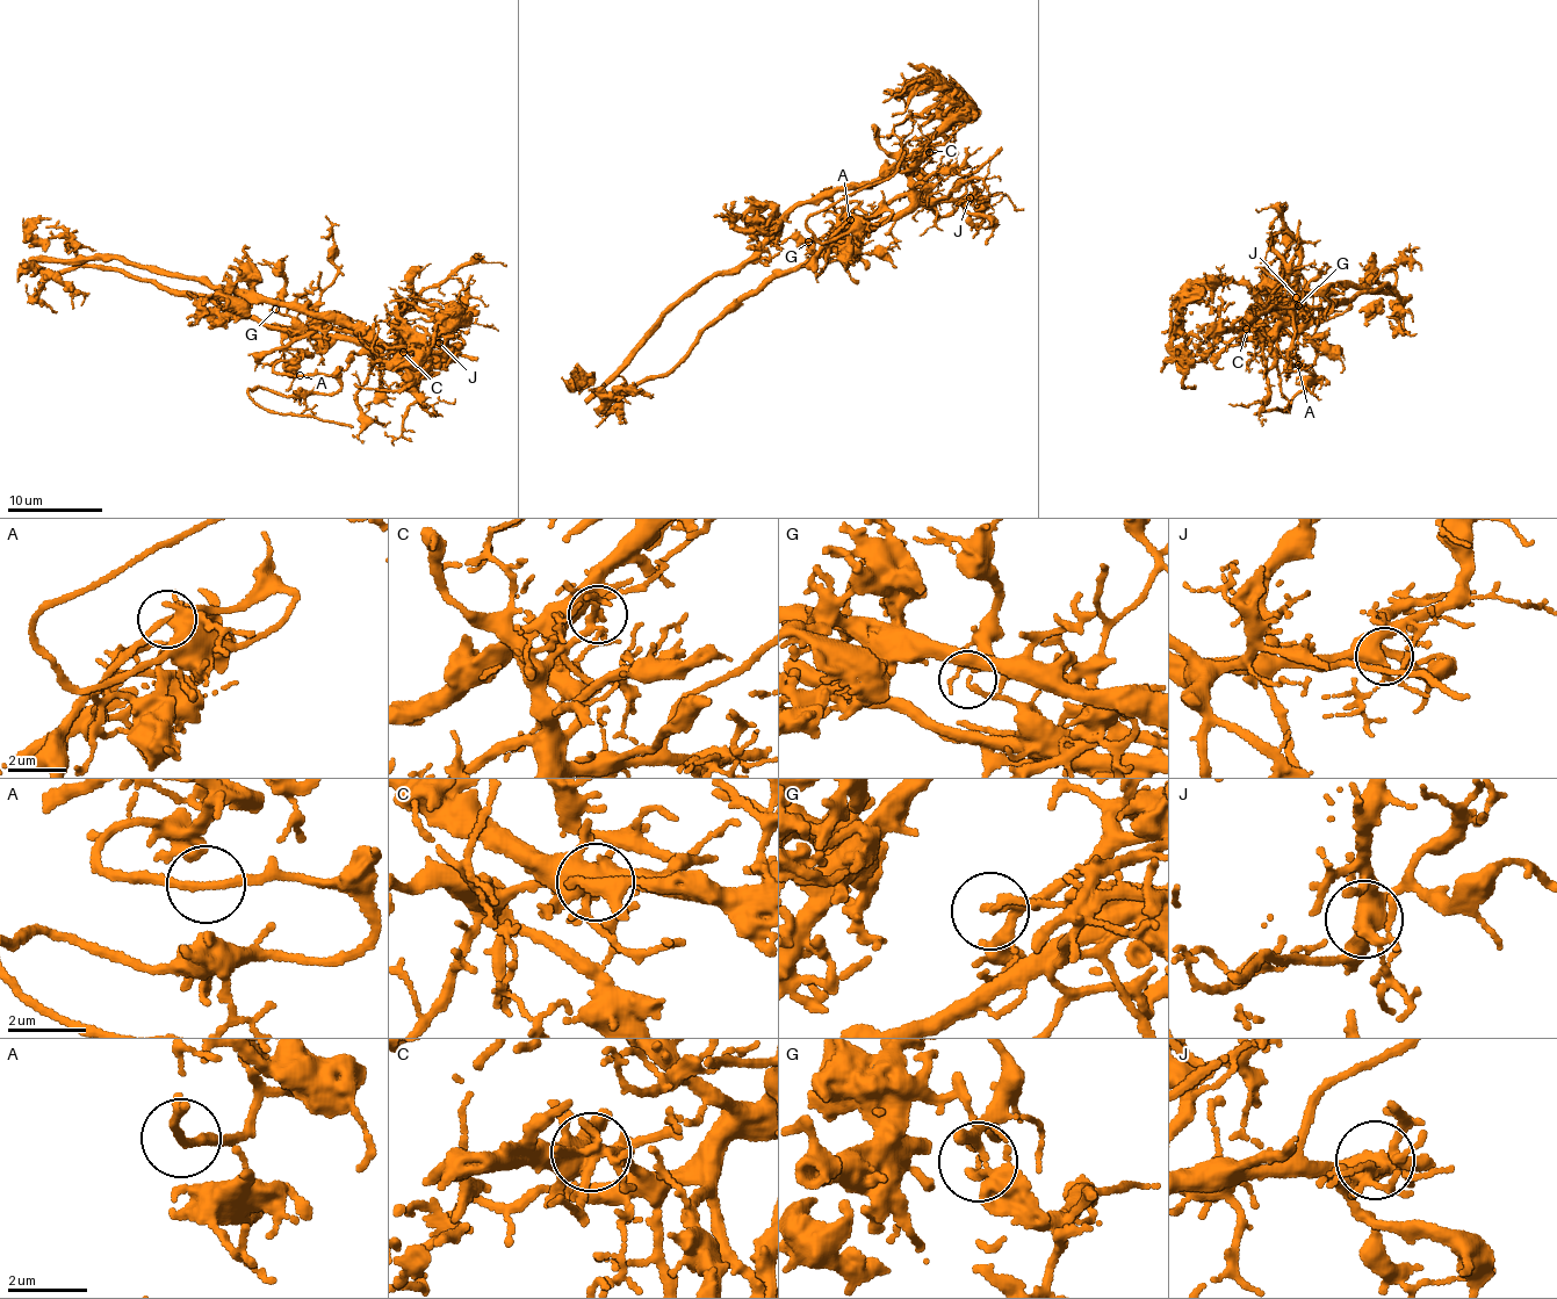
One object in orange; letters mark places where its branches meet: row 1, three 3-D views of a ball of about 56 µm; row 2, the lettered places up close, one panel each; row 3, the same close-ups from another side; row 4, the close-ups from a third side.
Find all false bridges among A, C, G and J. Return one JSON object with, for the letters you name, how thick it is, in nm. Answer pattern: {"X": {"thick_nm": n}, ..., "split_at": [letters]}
{"C": {"thick_nm": 320}, "G": {"thick_nm": 240}, "split_at": ["C", "G"]}

